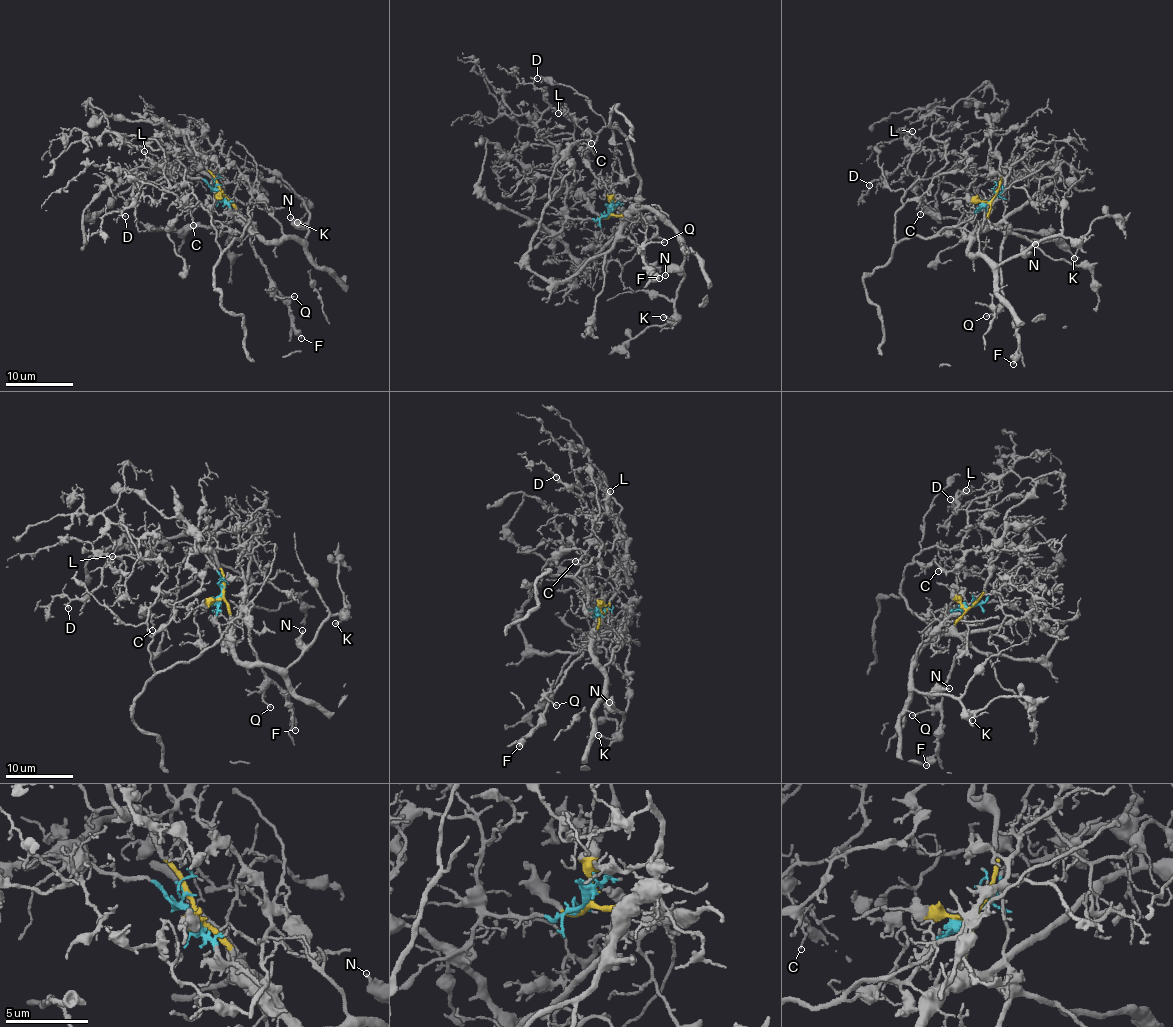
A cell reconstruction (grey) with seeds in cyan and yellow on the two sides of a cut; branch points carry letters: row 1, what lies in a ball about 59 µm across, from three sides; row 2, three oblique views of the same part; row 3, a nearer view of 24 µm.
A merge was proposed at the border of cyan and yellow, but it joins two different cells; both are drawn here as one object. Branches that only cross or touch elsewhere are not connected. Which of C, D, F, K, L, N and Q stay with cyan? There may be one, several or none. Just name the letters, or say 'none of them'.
C, D, L

